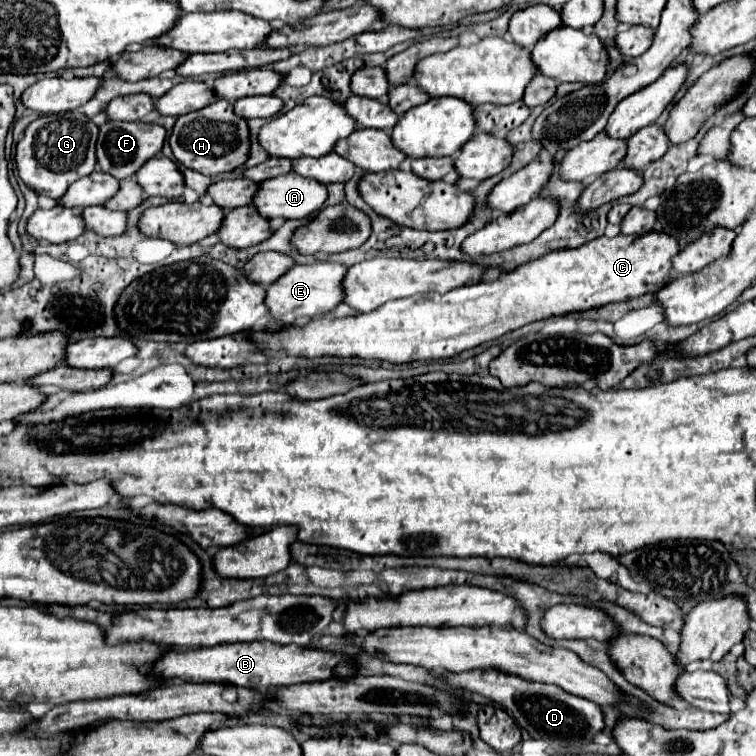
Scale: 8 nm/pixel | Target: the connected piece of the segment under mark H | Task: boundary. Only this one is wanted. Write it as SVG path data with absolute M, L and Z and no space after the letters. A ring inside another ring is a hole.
M214 101L212 105L186 113L178 117L172 135L170 135L170 147L174 157L186 165L188 169L194 169L202 175L220 175L230 173L236 167L242 167L248 161L250 155L250 129L246 119L238 117L232 109L230 101Z

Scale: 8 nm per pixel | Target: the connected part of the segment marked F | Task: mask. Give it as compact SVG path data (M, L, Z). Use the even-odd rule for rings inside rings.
M108 121L100 127L100 137L98 137L98 169L104 173L110 173L116 179L126 179L134 175L148 159L156 157L162 151L166 139L166 129L154 123L144 123L144 121L134 121L134 123L124 123L124 121Z

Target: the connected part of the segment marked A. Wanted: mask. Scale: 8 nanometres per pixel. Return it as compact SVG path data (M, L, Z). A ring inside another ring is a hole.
M292 171L262 181L262 189L256 193L252 203L268 219L306 219L314 211L320 211L326 199L326 185Z

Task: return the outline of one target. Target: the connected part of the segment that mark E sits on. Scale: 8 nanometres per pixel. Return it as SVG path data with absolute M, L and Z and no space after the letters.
M316 261L308 265L294 265L286 275L276 279L266 289L266 307L276 321L290 325L304 325L312 317L320 317L342 303L342 277L346 275L346 265L336 261Z

